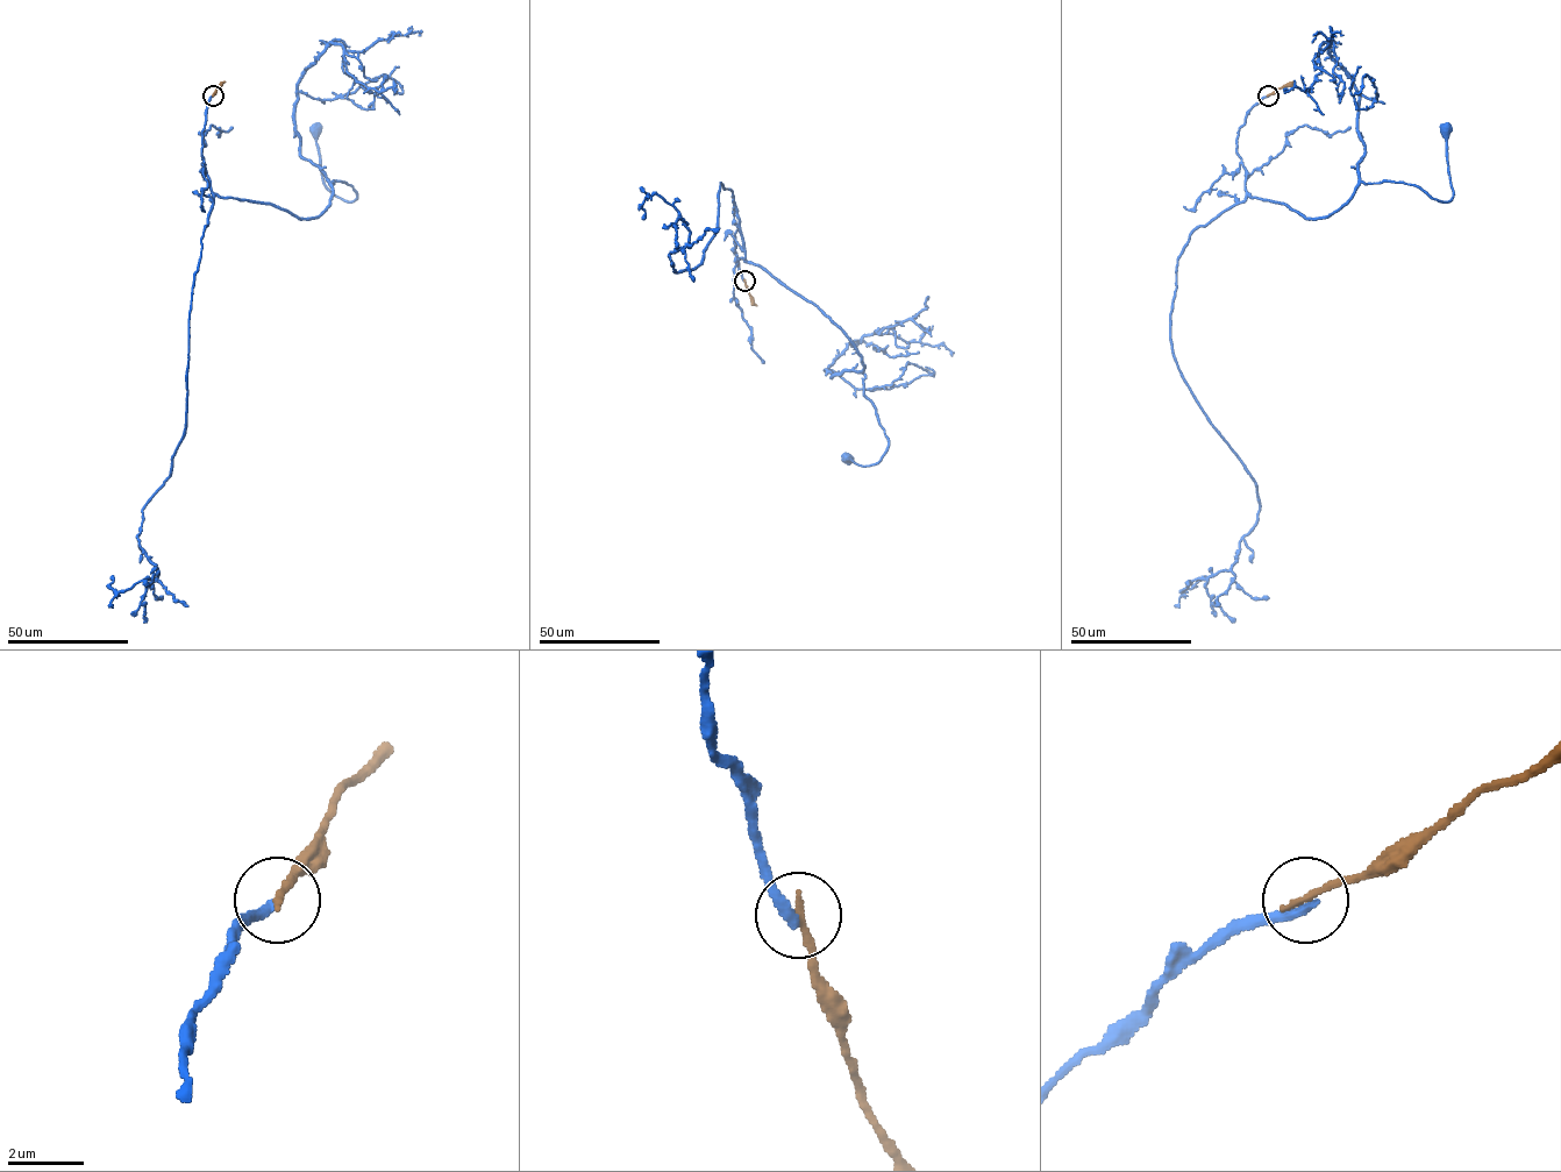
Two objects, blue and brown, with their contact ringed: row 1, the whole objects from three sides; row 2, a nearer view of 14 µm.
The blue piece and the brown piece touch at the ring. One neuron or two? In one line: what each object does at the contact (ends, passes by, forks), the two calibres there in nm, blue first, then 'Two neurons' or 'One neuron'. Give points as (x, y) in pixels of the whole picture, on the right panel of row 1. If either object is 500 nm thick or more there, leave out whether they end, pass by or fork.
At the ring blue ends. At the ring brown ends. Thickness 280 nm (blue) against 200 nm. Two neurons

